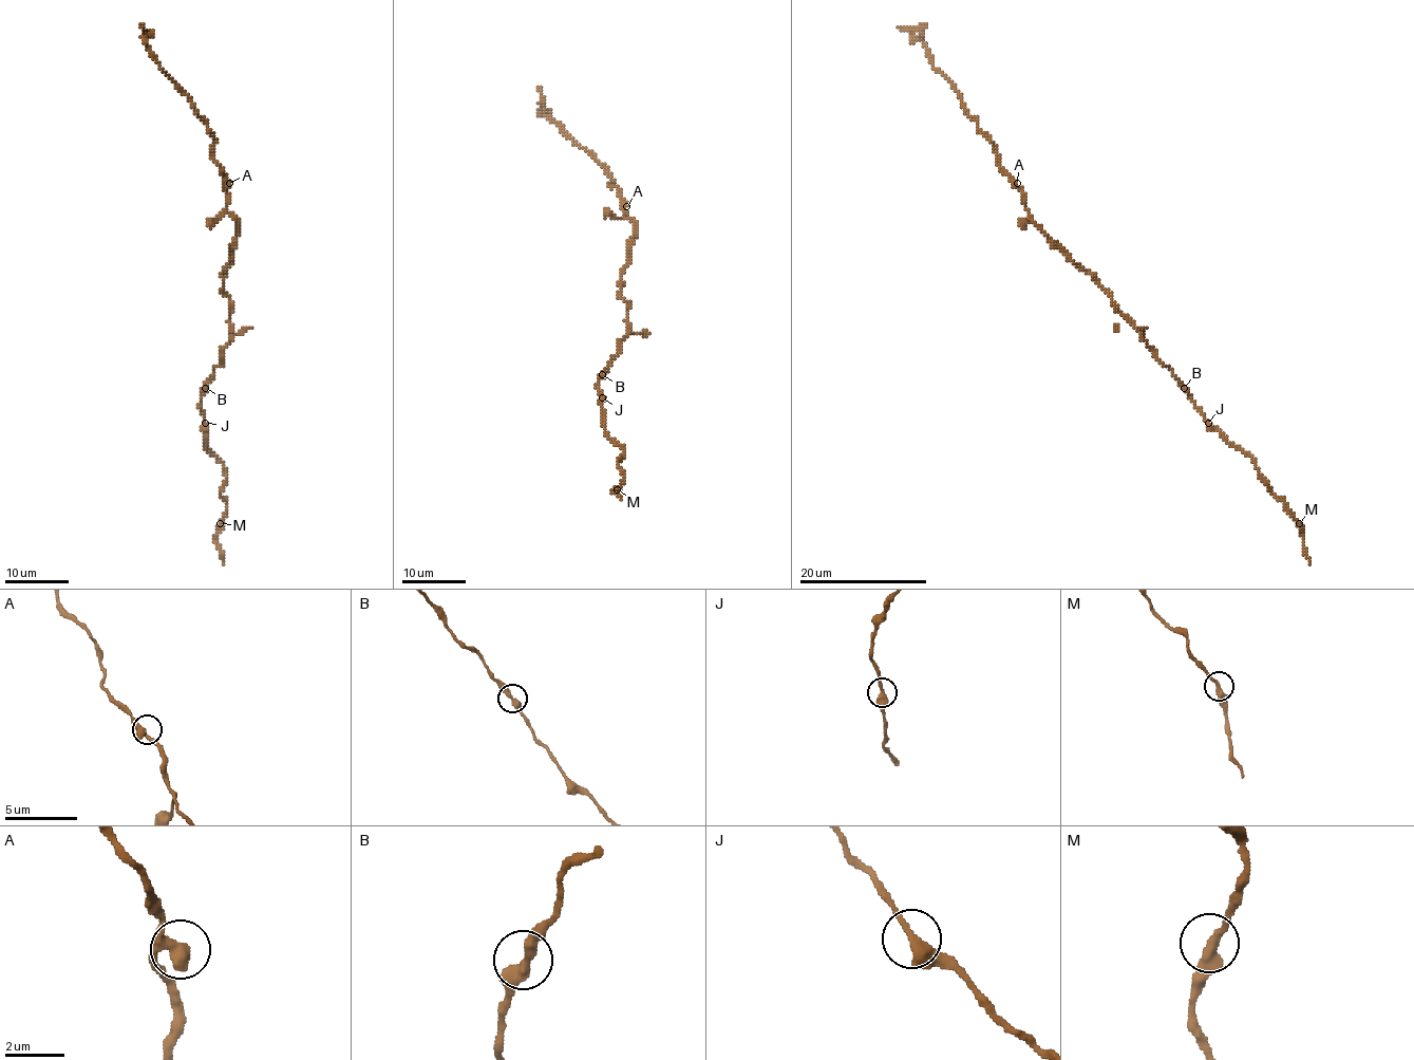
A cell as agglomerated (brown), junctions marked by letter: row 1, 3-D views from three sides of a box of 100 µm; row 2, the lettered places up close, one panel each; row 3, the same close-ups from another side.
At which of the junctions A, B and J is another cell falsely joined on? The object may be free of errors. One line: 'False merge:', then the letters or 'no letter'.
False merge: no letter

